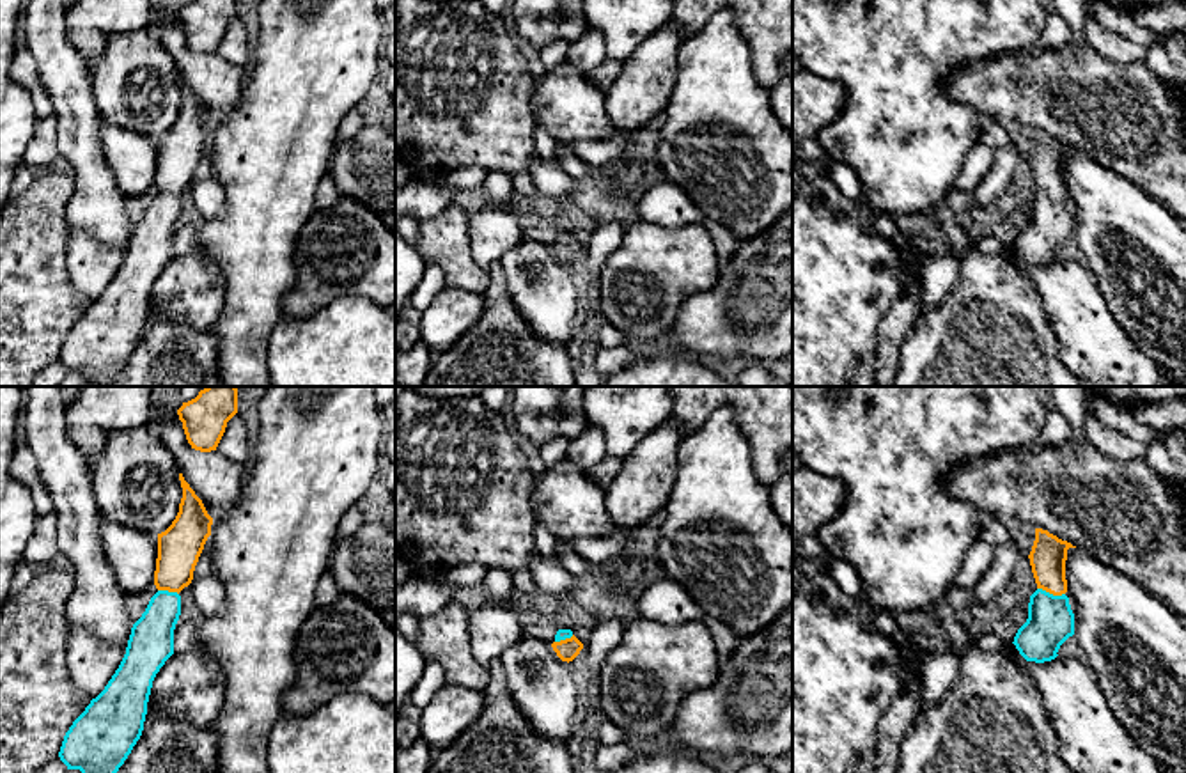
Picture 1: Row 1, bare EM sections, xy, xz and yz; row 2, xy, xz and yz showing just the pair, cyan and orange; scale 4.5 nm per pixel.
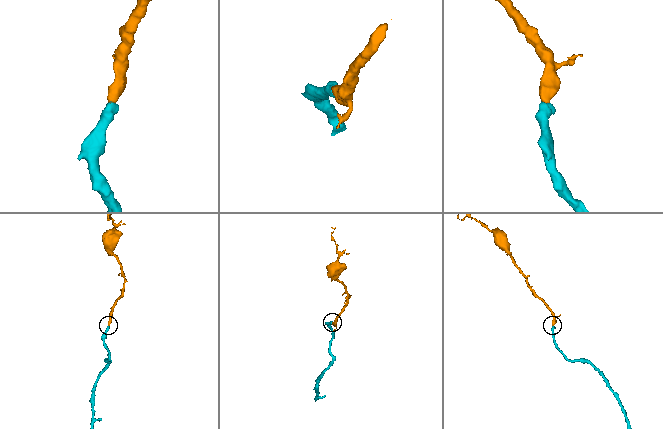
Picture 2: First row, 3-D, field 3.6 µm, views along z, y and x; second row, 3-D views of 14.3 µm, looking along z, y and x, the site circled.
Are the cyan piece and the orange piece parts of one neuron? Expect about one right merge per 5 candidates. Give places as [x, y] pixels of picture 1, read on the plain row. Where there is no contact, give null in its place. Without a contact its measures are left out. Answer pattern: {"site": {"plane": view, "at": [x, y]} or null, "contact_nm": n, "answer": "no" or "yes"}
{"site": {"plane": "yz", "at": [1052, 197]}, "contact_nm": 130, "answer": "yes"}

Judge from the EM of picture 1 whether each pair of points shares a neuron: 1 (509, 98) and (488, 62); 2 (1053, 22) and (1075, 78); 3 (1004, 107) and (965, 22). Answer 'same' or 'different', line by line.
1: same
2: different
3: different

